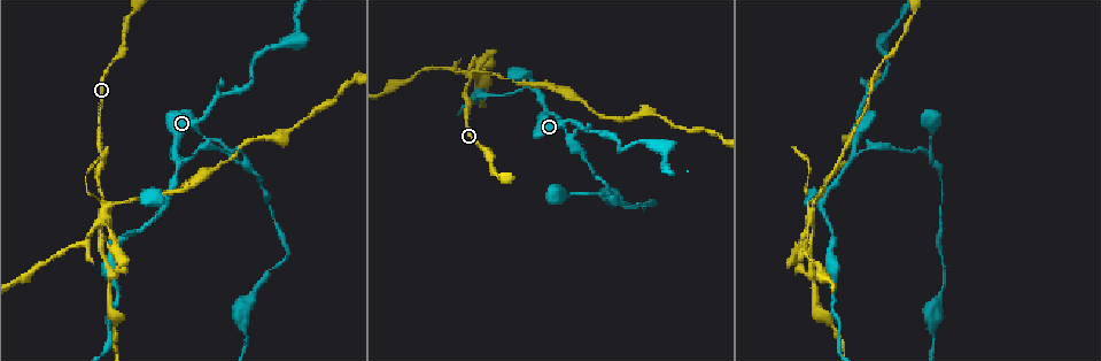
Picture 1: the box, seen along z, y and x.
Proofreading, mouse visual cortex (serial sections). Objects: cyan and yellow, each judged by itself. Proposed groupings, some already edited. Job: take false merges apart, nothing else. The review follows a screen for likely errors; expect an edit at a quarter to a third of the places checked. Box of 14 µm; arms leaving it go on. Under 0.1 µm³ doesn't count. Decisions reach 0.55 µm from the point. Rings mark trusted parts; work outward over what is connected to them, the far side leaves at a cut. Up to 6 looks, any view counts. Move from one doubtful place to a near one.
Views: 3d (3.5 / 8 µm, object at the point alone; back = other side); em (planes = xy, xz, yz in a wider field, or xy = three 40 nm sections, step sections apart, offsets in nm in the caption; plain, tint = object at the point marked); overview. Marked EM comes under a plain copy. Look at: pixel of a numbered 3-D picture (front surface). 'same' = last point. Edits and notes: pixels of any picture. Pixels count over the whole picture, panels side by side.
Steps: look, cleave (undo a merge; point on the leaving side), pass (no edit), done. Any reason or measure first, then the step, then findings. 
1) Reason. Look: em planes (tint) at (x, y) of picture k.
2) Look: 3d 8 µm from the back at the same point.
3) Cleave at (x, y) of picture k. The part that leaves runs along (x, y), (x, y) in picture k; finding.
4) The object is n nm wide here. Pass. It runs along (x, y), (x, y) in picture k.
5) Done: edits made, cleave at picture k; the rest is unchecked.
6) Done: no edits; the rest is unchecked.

Sudden change in width. Look: 3d 3.5 µm at (178, 157) of picture 1.

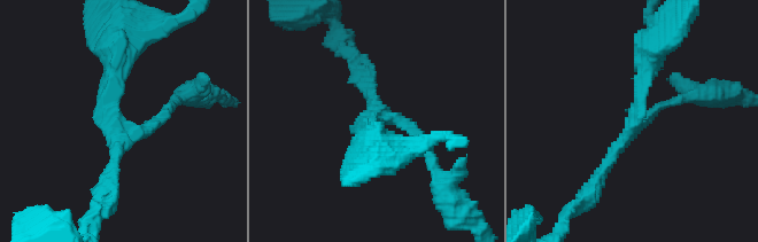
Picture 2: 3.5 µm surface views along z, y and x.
3 arms meet here; the arms are 150, 200, 300 nm wide. Look: em xy step 1 (tint) at (370, 121) of picture 2.

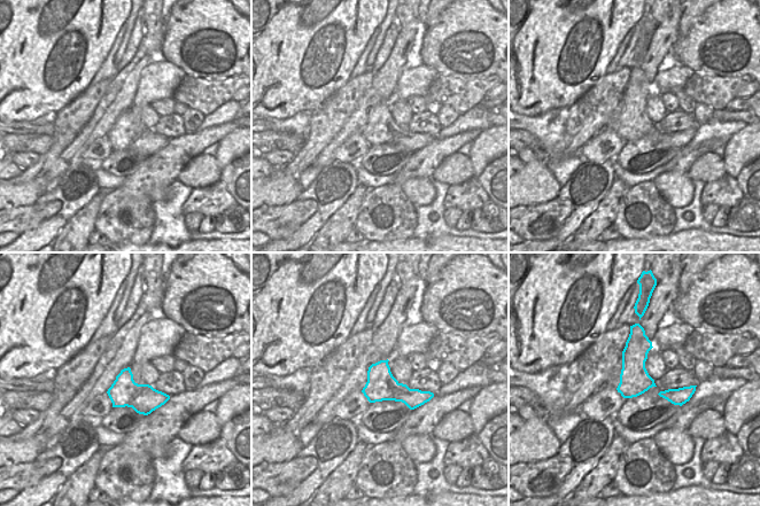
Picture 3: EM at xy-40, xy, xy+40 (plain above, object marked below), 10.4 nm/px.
Pass. It runs along (118, 52), (111, 118), (142, 133), (168, 108) in picture 2; continuous, no second cell.

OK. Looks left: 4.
Calibre changes. Look: em planes (tint) at (820, 202) of picture 1.

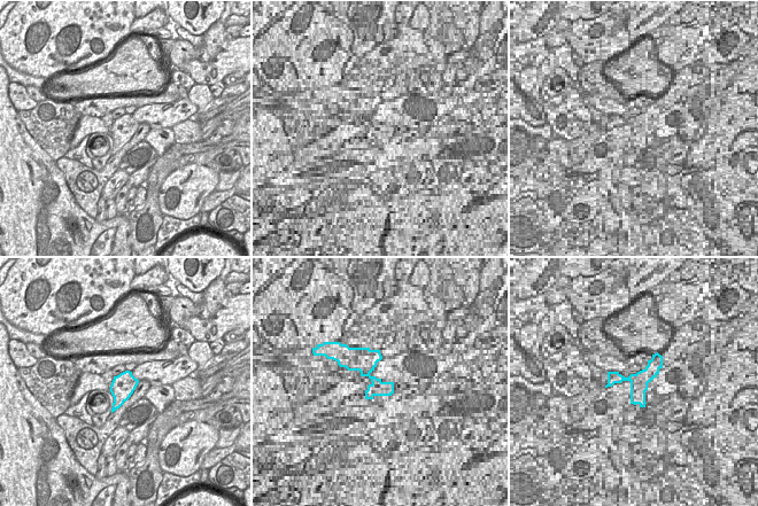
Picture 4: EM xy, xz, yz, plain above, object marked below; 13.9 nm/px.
See where the arms go. Look: 3d 3.5 µm at the same point.

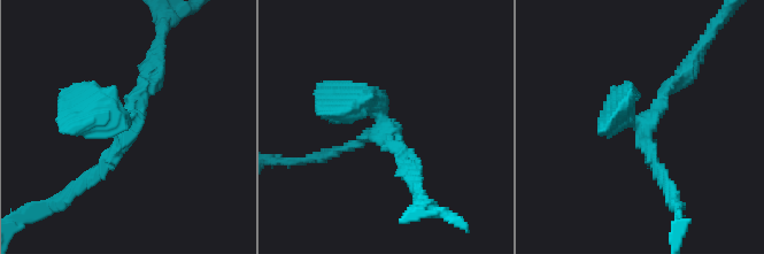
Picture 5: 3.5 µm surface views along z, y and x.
The object is 320 nm wide here. Pass. It runs along (689, 69), (646, 122), (666, 182) in picture 5; all the same cell.

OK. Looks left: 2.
Done: no edits; the rest is unchecked.

